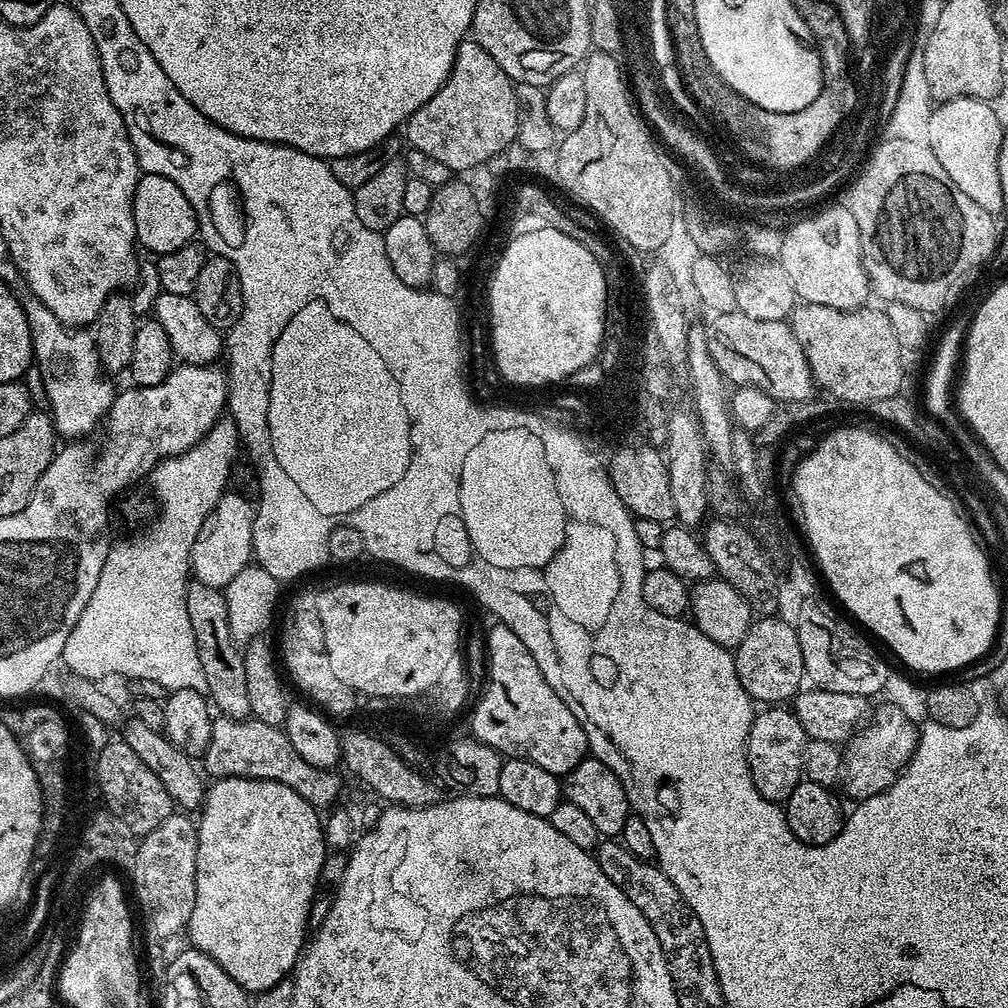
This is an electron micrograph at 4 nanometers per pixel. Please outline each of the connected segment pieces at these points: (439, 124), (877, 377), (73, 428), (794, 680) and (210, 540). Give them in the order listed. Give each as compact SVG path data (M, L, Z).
M466 38L456 48L456 57L452 63L452 73L448 80L440 87L438 94L430 98L419 110L406 122L408 136L406 140L412 148L422 150L430 158L435 158L437 162L442 162L454 174L464 174L471 168L487 165L488 160L495 155L506 150L508 146L517 141L518 118L520 117L520 107L516 101L516 84L490 58L490 54L474 38Z
M797 303L790 315L794 338L802 346L812 379L831 399L869 406L904 387L904 360L887 311L873 306L854 309Z
M28 294L22 300L24 313L32 331L32 355L35 367L46 382L46 408L55 424L55 430L64 438L88 436L112 409L114 391L107 375L102 374L96 338L88 330L69 330L42 302Z
M764 614L753 619L750 630L746 630L746 638L742 638L742 642L734 649L736 677L738 682L742 682L742 690L746 690L753 701L760 703L761 700L764 706L791 701L806 680L802 646L798 646L795 623L788 621L787 624L778 617L776 614Z
M226 492L214 510L203 520L202 530L192 544L190 570L193 579L214 589L224 590L252 558L253 518L255 507L241 494Z

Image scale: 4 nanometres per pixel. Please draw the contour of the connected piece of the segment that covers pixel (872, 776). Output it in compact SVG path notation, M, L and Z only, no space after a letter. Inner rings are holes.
M887 702L881 704L877 709L876 707L873 709L869 720L849 737L842 752L840 782L841 785L844 784L847 794L854 798L853 801L856 802L872 797L874 794L888 788L896 780L900 772L907 767L919 740L917 723L908 720L907 717L902 715L898 707Z

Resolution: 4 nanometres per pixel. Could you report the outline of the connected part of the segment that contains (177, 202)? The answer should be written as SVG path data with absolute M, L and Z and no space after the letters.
M158 174L141 175L134 190L134 226L136 238L141 249L149 248L155 254L173 252L182 246L193 243L198 236L196 211L182 194L182 190L170 178Z

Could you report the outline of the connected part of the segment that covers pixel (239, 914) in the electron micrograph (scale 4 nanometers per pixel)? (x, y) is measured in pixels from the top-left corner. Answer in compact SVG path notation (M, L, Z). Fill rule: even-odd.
M225 776L216 778L207 785L204 794L204 803L199 809L198 827L196 830L196 901L194 910L190 914L190 922L186 929L186 936L189 936L191 947L197 948L200 952L205 952L234 982L242 985L245 992L249 994L259 994L274 986L280 980L285 979L295 969L306 944L304 931L310 928L310 913L312 902L318 895L318 885L320 884L320 871L324 865L326 855L326 843L322 816L317 809L313 808L302 794L290 790L282 782L273 780L255 780L245 776Z

